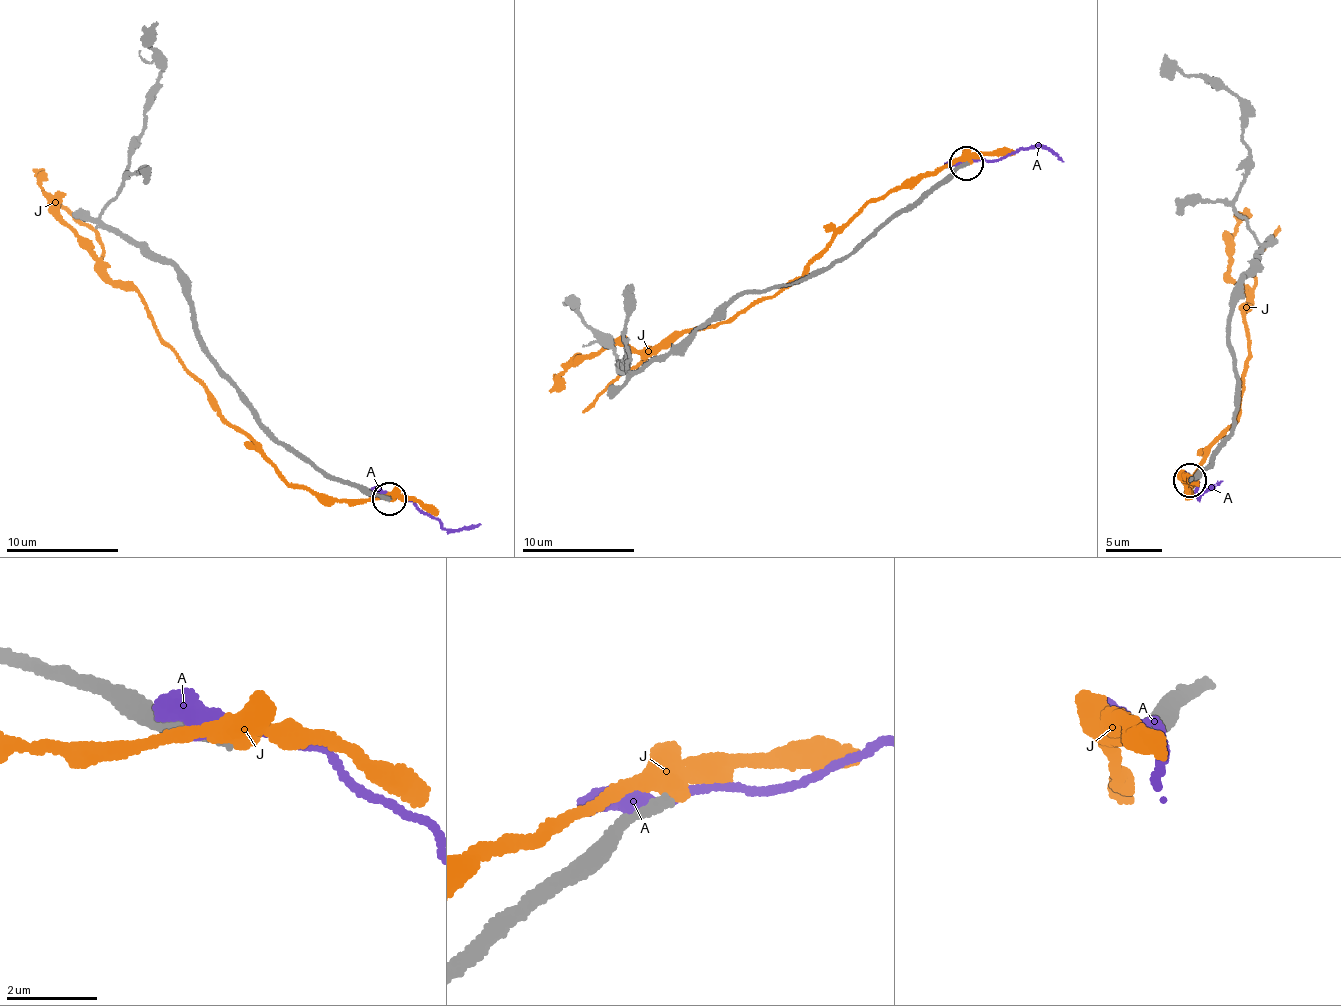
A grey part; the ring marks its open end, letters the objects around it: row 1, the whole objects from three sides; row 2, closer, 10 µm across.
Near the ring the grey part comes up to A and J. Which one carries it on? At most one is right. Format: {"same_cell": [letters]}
{"same_cell": []}

